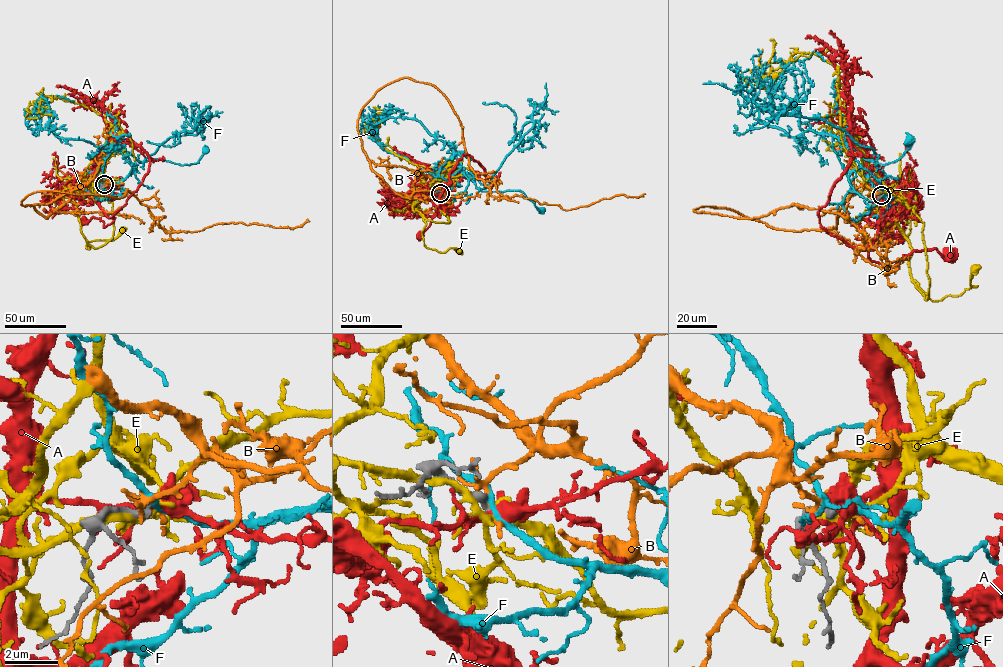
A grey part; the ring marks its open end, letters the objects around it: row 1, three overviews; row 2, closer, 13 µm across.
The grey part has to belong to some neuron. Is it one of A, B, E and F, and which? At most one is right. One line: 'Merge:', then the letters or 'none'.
Merge: F

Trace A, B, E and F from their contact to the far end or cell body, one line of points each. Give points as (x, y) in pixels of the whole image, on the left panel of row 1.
A: (103, 184), (98, 185), (97, 201), (104, 214), (114, 220), (104, 227), (100, 218), (85, 220)
B: (103, 184), (96, 178), (50, 203), (21, 204), (40, 191), (116, 198), (127, 190), (171, 232), (309, 221)
E: (104, 184), (90, 188), (77, 208), (80, 230), (90, 247), (85, 247), (91, 241), (112, 240), (123, 230)
F: (103, 184), (128, 176), (129, 153), (139, 162), (188, 165), (206, 150)

